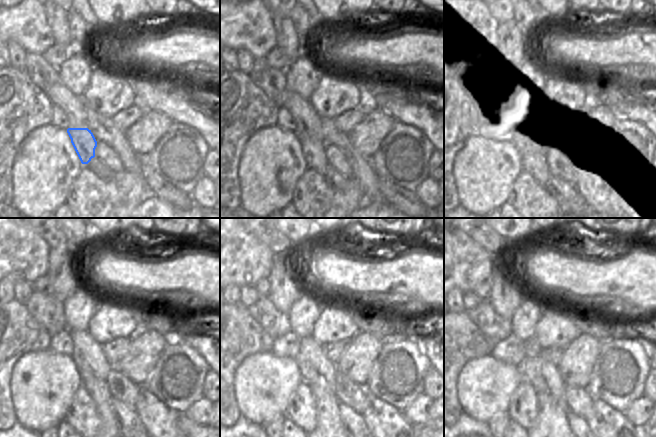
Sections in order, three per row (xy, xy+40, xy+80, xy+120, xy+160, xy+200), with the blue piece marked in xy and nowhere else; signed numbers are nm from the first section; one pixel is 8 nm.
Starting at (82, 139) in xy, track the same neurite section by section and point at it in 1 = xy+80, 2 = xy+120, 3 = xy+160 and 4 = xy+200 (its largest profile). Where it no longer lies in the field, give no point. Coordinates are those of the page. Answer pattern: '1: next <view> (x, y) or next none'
1: next xy+80 (538, 161)
2: next xy+120 (97, 389)
3: next xy+160 (329, 421)
4: next xy+200 (551, 421)

